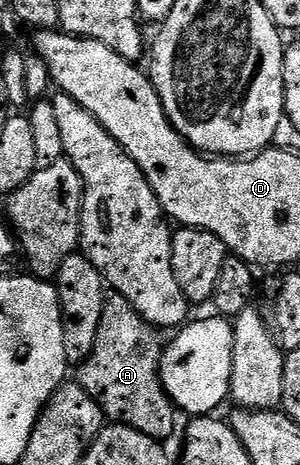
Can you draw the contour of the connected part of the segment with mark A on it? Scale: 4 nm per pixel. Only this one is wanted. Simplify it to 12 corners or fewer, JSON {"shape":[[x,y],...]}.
{"shape":[[105,294],[78,382],[105,420],[168,441],[157,328]]}

